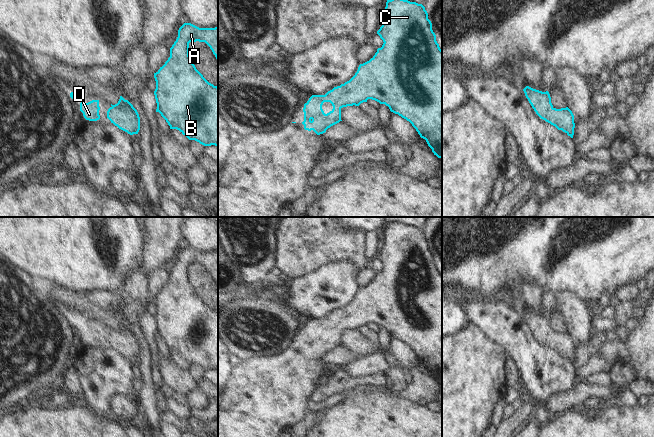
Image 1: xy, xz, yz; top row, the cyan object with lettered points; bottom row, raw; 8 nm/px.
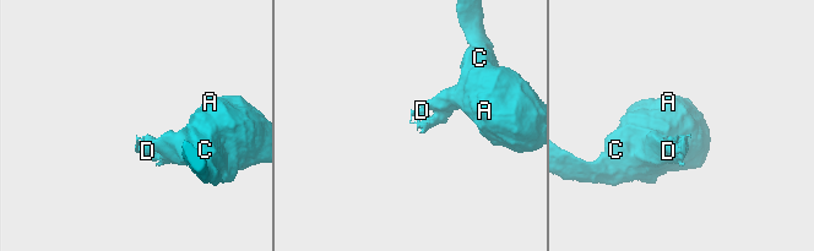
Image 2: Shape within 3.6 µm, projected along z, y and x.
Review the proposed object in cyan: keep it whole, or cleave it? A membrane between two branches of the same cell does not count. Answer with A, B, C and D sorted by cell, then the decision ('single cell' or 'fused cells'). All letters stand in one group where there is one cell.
A B C D | single cell

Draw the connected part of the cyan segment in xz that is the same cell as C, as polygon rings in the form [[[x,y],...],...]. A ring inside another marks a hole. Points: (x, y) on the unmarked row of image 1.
[[[401,222],[387,224],[384,245],[377,258],[384,266],[382,271],[369,285],[359,289],[349,305],[325,319],[312,319],[304,328],[304,353],[313,354],[317,359],[323,358],[342,345],[343,331],[359,330],[372,323],[409,345],[434,379],[442,382],[442,274],[425,231]],[[324,326],[333,330],[327,338],[322,333]]]

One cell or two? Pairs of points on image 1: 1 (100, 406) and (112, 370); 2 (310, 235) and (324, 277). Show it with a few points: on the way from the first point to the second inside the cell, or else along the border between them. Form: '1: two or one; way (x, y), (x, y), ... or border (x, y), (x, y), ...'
1: one; way (100, 397), (100, 385), (105, 379)
2: two; border (344, 261), (322, 265), (300, 278)

